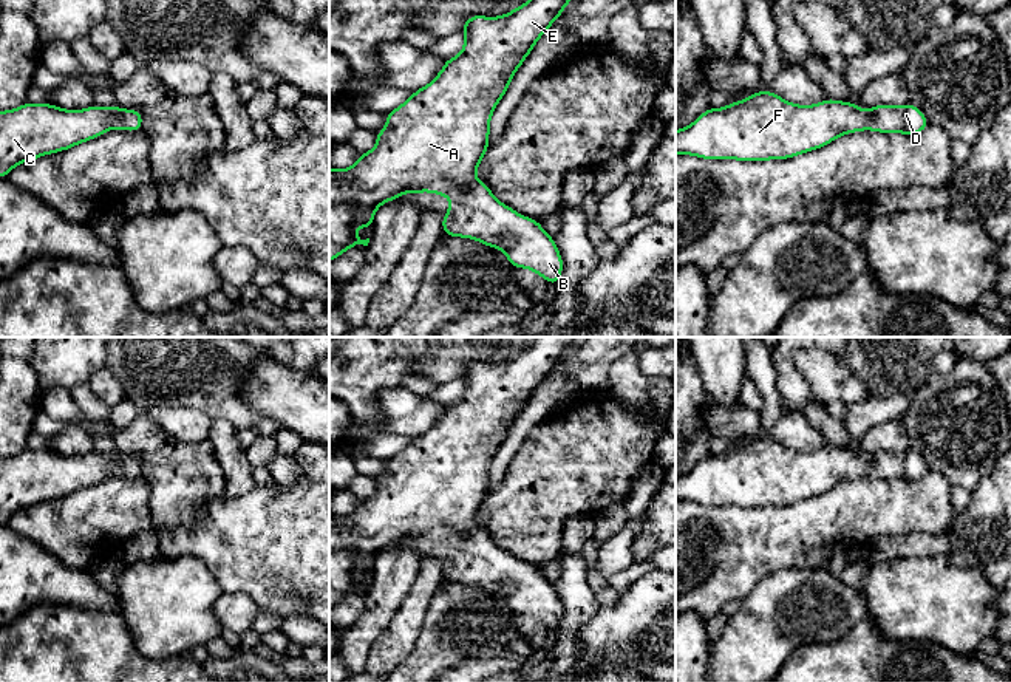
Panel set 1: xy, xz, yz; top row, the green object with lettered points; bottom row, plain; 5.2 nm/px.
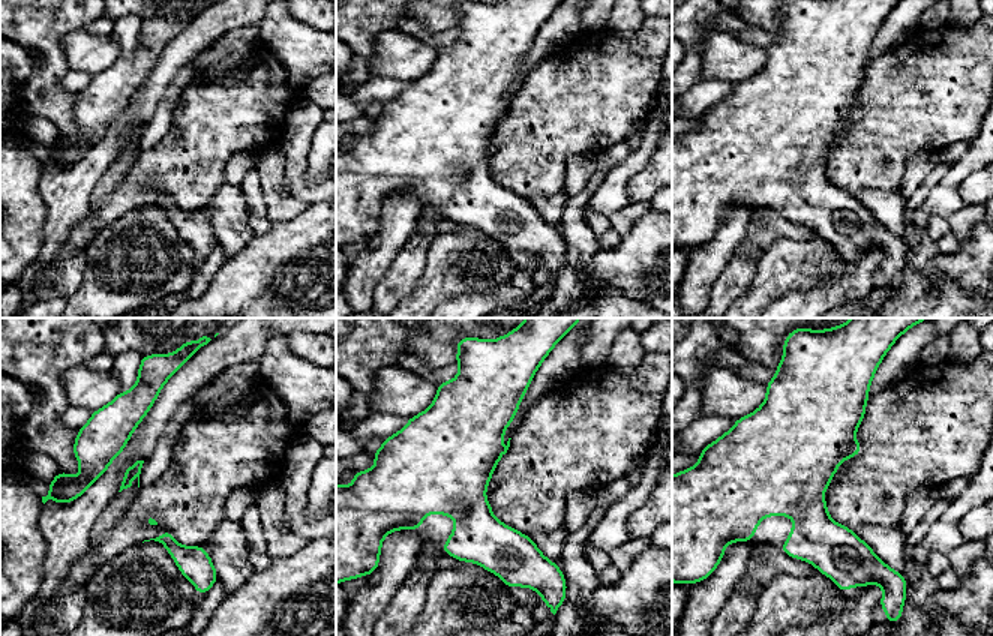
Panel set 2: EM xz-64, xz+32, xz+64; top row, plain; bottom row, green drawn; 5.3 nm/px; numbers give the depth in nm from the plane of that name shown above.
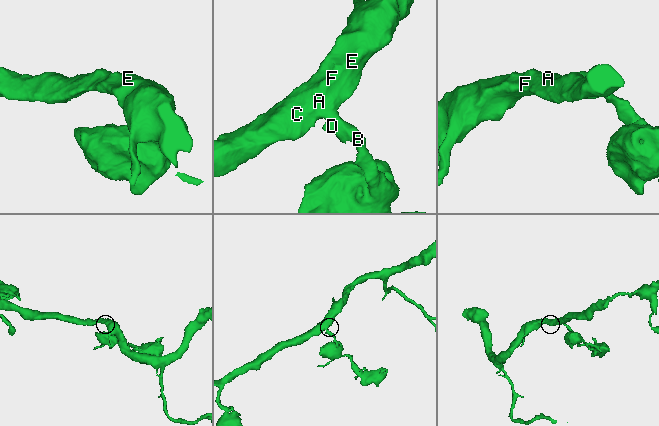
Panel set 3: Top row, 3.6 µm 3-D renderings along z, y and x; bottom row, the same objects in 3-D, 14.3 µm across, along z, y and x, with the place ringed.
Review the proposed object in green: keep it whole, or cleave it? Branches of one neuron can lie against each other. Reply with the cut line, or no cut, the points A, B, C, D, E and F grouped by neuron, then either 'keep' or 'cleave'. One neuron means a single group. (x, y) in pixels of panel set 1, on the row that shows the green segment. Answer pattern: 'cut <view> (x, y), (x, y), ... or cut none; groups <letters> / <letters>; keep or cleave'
cut none; groups A B C D E F; keep

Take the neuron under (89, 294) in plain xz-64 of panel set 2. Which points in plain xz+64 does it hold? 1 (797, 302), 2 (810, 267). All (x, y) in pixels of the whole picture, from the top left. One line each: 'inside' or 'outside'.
1: outside
2: inside

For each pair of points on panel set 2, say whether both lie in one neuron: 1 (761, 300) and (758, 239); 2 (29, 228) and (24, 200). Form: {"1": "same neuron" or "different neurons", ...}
{"1": "different neurons", "2": "same neuron"}

